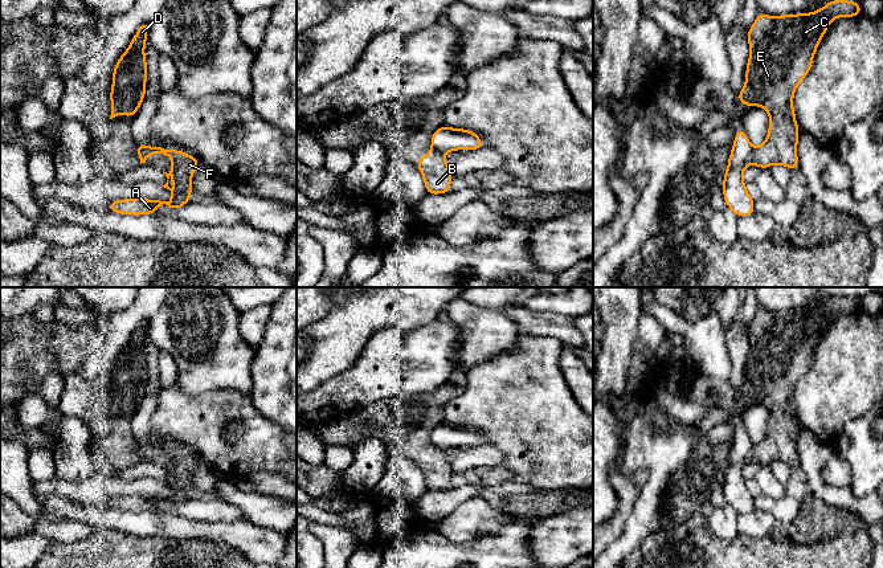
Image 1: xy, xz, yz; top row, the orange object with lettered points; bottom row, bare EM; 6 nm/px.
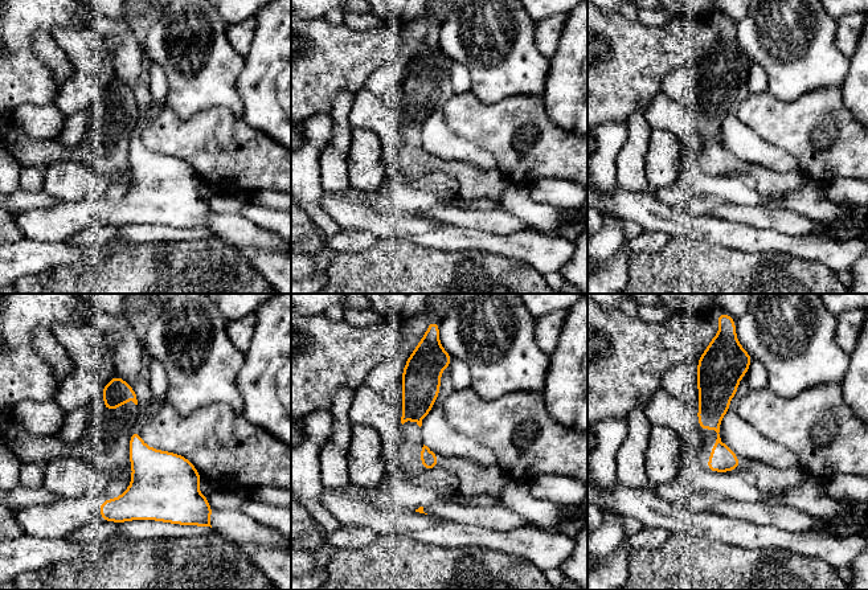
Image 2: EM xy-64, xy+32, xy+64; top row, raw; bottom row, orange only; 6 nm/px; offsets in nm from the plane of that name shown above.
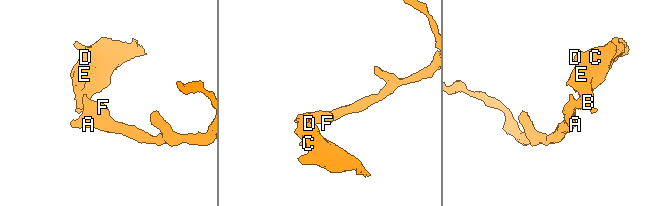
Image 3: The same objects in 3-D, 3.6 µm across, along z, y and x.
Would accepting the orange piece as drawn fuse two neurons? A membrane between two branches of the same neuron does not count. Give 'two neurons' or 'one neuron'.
two neurons

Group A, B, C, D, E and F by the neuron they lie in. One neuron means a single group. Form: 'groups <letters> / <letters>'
groups A F / B C D E

